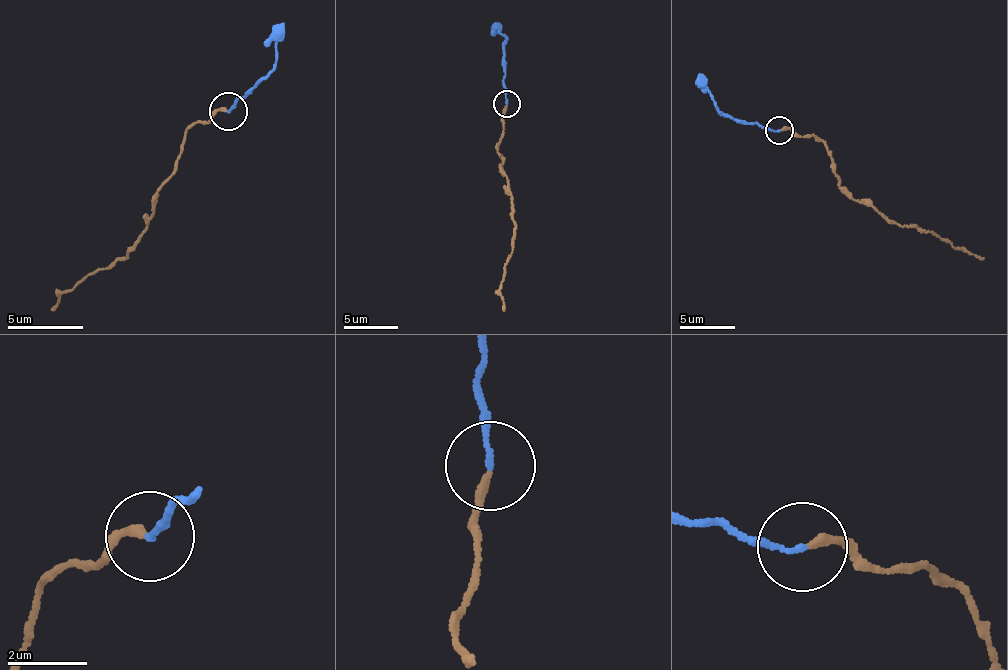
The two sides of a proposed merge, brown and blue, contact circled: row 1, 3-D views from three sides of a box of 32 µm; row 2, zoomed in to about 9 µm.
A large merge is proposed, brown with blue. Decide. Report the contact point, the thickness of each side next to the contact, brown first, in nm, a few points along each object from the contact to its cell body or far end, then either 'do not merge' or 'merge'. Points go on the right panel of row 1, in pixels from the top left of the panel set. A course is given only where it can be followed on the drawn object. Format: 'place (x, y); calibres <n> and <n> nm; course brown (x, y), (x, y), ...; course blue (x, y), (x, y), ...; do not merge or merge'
place (779, 130); calibres 200 and 130 nm; course brown (781, 131), (820, 139), (841, 186), (855, 200), (868, 201), (900, 226), (936, 232), (957, 250), (983, 260); course blue (778, 131), (722, 116), (698, 75); merge

